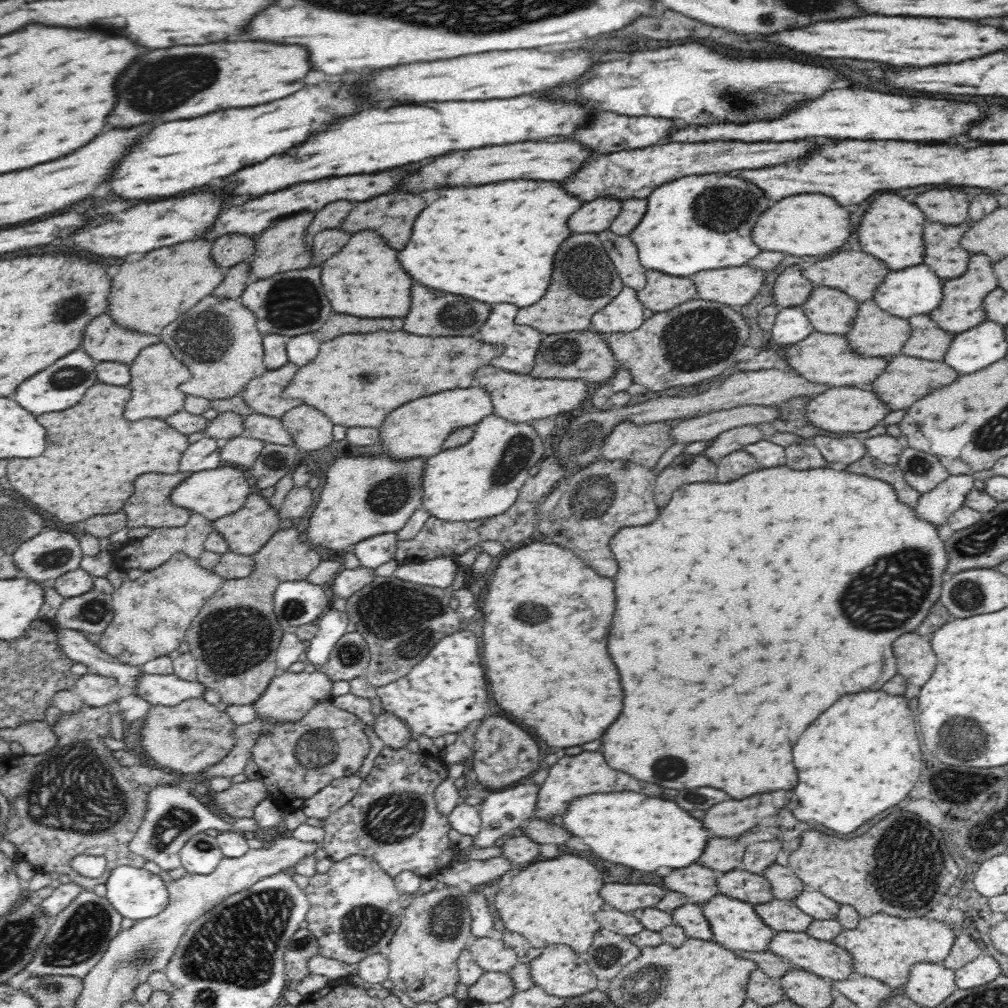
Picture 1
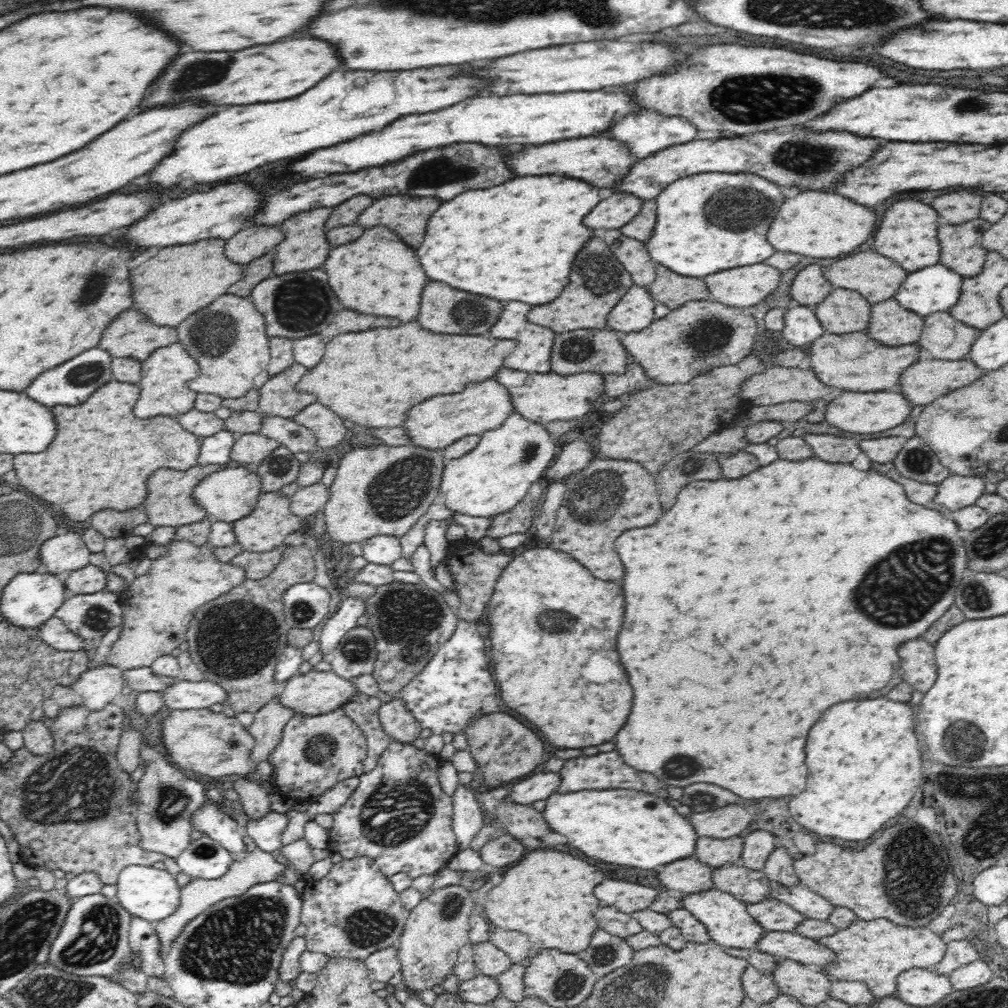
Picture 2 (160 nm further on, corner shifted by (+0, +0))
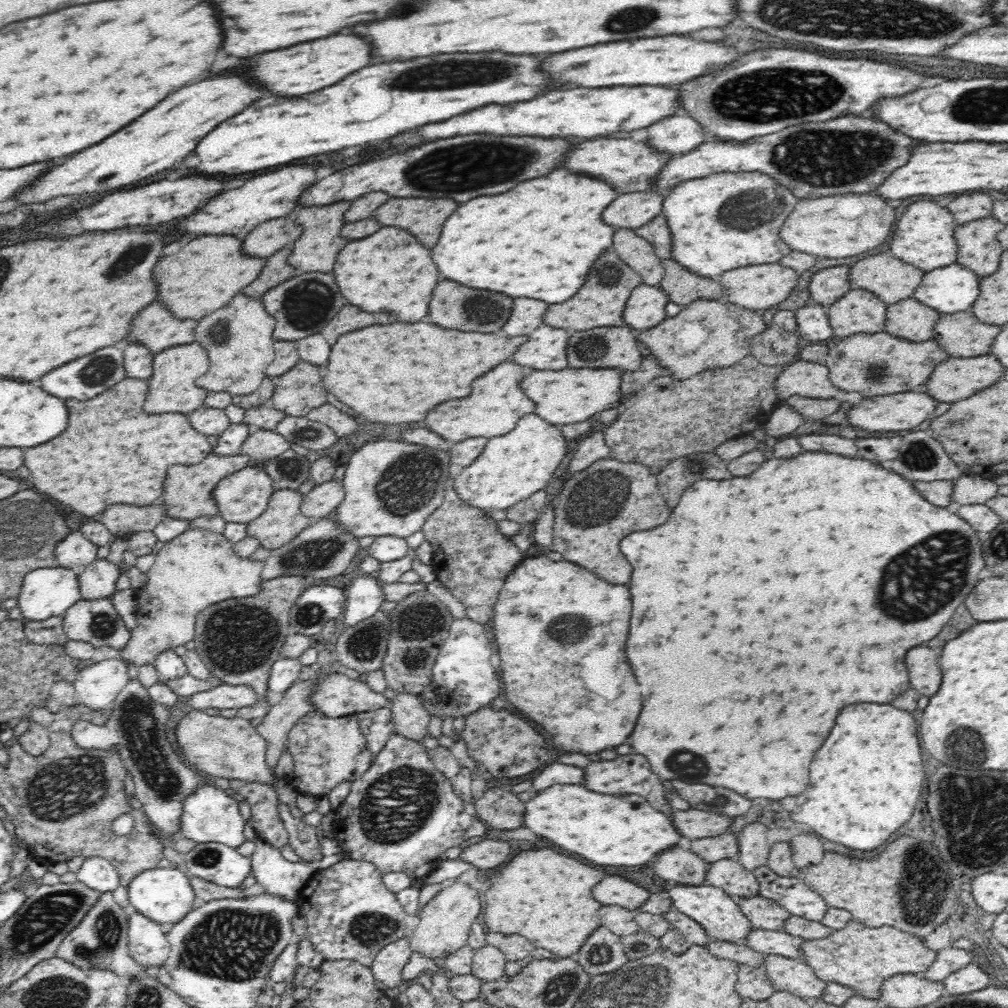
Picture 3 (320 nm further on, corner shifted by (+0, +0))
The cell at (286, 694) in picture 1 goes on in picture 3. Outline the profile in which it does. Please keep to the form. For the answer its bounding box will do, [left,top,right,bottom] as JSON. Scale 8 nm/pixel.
[312,674,391,718]

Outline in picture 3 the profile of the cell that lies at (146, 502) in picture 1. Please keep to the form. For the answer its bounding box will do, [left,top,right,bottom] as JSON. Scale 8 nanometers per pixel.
[161,452,252,520]

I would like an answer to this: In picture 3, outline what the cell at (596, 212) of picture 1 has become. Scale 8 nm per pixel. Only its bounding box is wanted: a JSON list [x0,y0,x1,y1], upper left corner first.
[604,190,665,228]

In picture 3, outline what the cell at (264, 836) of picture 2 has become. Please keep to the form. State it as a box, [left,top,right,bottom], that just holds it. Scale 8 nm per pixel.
[251,838,346,902]

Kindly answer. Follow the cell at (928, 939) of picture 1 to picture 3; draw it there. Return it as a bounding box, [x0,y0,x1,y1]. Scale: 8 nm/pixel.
[800,920,937,999]

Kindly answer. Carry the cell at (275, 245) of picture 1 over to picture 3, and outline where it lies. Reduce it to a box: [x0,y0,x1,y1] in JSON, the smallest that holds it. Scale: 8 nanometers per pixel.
[288,200,350,273]

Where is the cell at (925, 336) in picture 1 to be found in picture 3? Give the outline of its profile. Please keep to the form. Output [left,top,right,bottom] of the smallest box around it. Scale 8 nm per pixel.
[933,312,1003,357]

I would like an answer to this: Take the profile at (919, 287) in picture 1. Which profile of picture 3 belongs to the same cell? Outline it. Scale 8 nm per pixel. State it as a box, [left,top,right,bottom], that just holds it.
[913,262,981,315]

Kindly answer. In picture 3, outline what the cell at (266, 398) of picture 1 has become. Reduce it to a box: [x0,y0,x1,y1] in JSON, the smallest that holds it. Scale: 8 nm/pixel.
[270,360,328,417]

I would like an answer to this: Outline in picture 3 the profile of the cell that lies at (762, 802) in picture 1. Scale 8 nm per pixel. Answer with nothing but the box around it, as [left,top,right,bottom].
[672,810,732,840]

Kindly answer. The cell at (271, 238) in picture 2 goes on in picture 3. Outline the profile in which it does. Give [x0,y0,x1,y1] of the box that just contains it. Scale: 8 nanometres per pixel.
[244,218,303,258]

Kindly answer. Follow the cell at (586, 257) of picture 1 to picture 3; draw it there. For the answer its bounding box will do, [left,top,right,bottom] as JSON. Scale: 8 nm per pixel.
[544,252,643,331]

